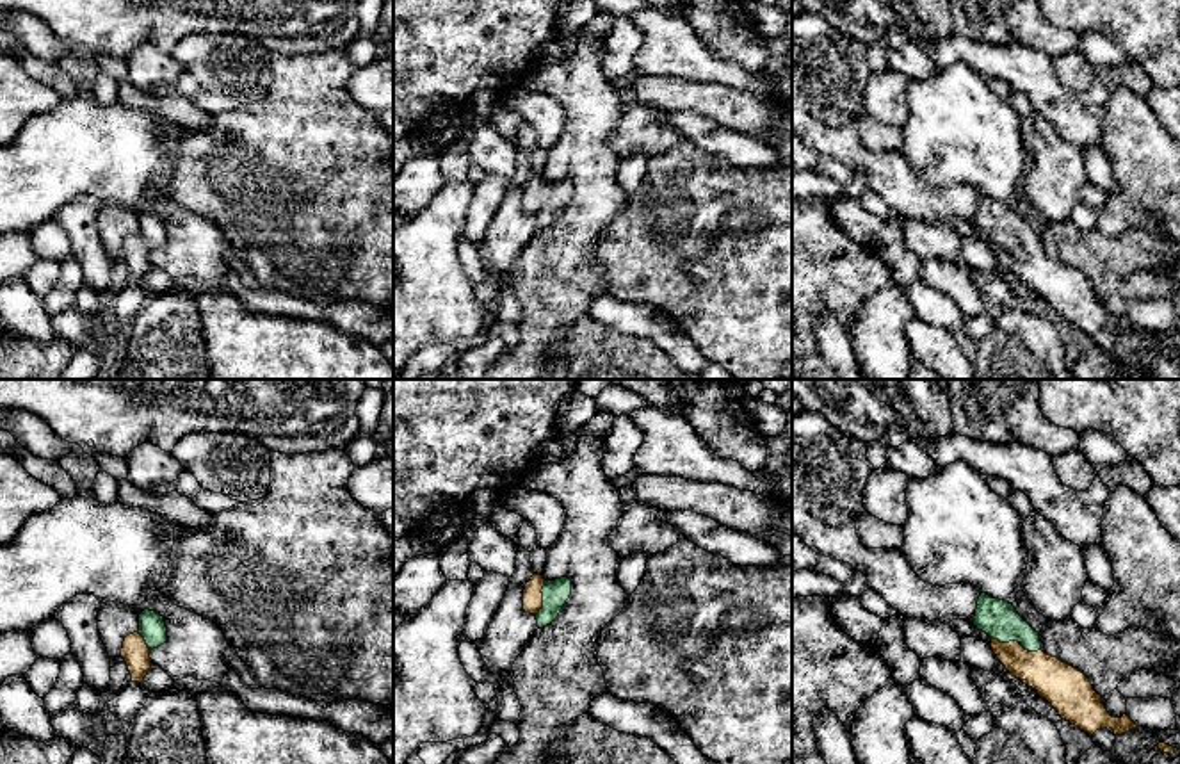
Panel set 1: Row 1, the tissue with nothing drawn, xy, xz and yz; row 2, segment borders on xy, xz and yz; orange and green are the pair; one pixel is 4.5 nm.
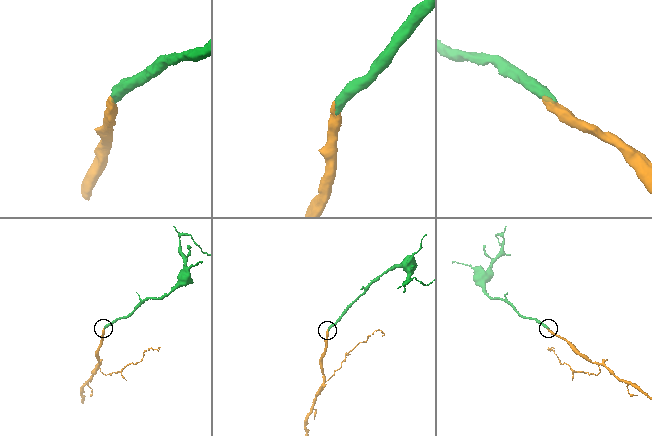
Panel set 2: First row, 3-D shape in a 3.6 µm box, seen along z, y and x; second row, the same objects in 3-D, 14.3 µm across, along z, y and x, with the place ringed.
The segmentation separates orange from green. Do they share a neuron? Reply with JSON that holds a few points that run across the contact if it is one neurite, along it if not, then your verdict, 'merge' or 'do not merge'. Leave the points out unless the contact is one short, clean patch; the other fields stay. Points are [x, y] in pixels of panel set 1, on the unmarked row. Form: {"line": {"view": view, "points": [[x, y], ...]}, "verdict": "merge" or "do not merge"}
{"line": {"view": "yz", "points": [[1054, 282], [1015, 243], [997, 219]]}, "verdict": "merge"}

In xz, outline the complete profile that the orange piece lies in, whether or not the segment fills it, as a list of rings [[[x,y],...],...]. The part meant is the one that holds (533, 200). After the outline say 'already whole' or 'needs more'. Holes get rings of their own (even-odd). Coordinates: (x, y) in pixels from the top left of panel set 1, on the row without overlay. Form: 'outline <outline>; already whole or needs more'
outline [[[532,176],[523,191],[523,212],[537,221],[537,228],[550,226],[561,214],[562,207],[571,196],[571,182],[561,178],[545,182],[543,176]]]; needs more

